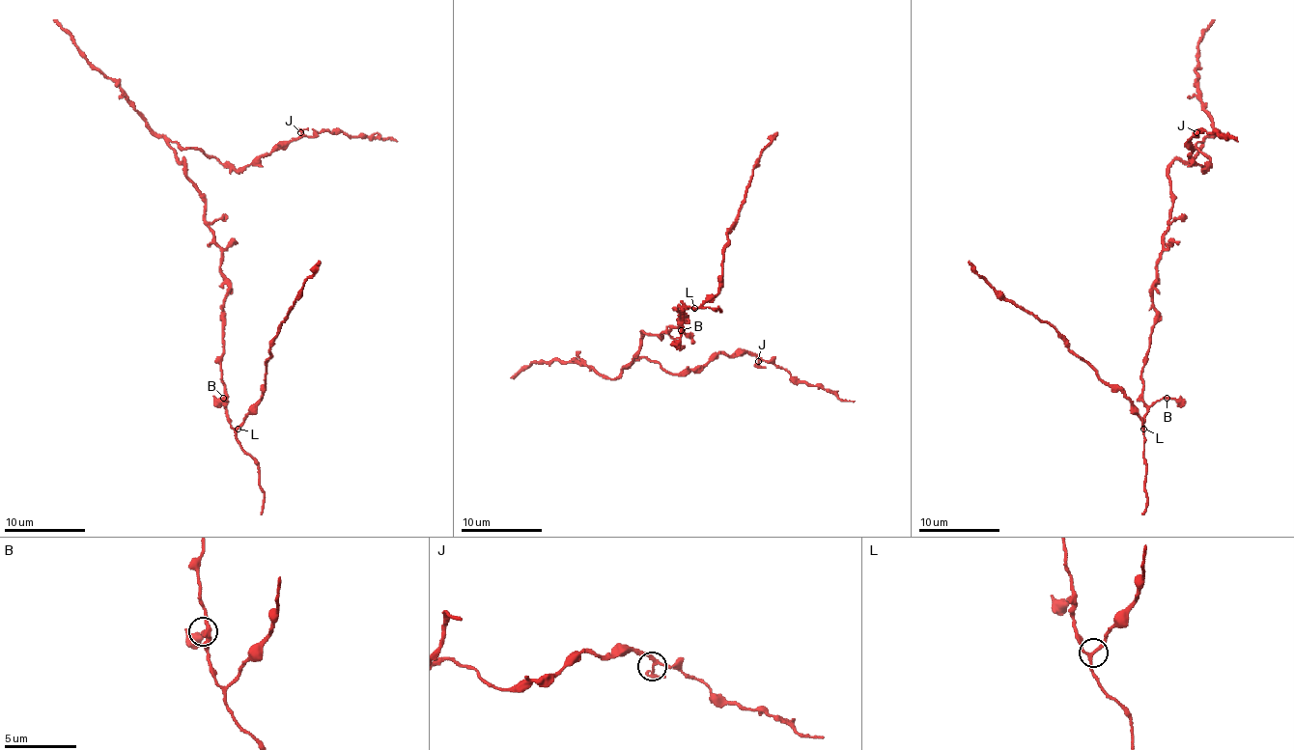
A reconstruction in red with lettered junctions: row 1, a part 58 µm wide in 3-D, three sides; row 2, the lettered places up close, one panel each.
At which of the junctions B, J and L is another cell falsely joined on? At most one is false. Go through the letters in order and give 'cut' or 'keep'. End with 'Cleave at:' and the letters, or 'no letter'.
B: keep
J: keep
L: cut
Cleave at: L

